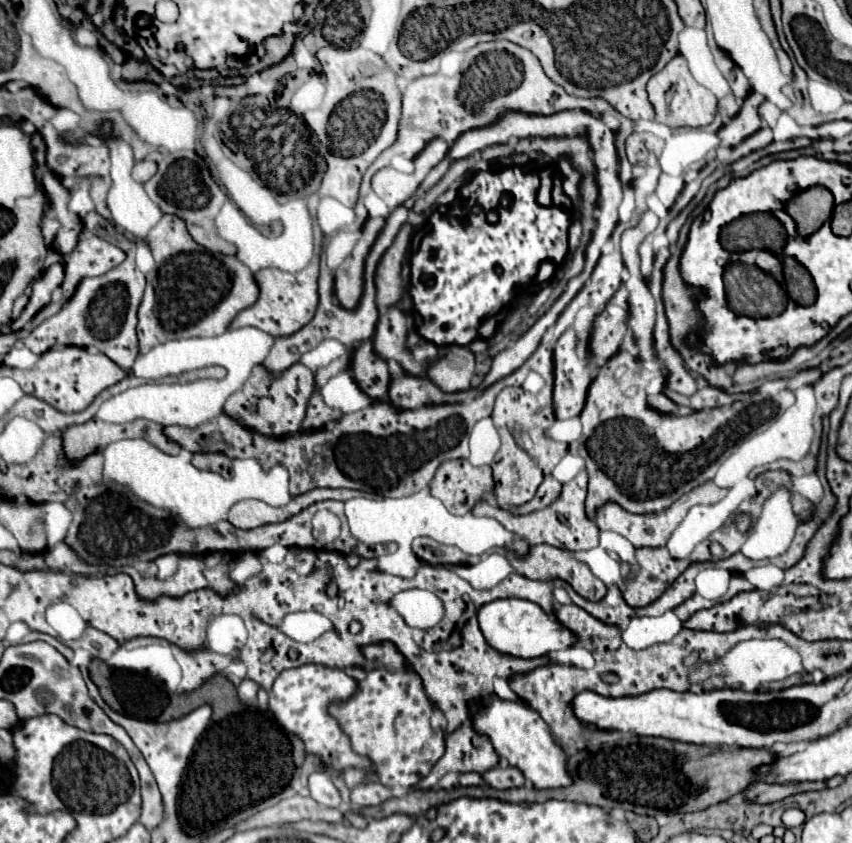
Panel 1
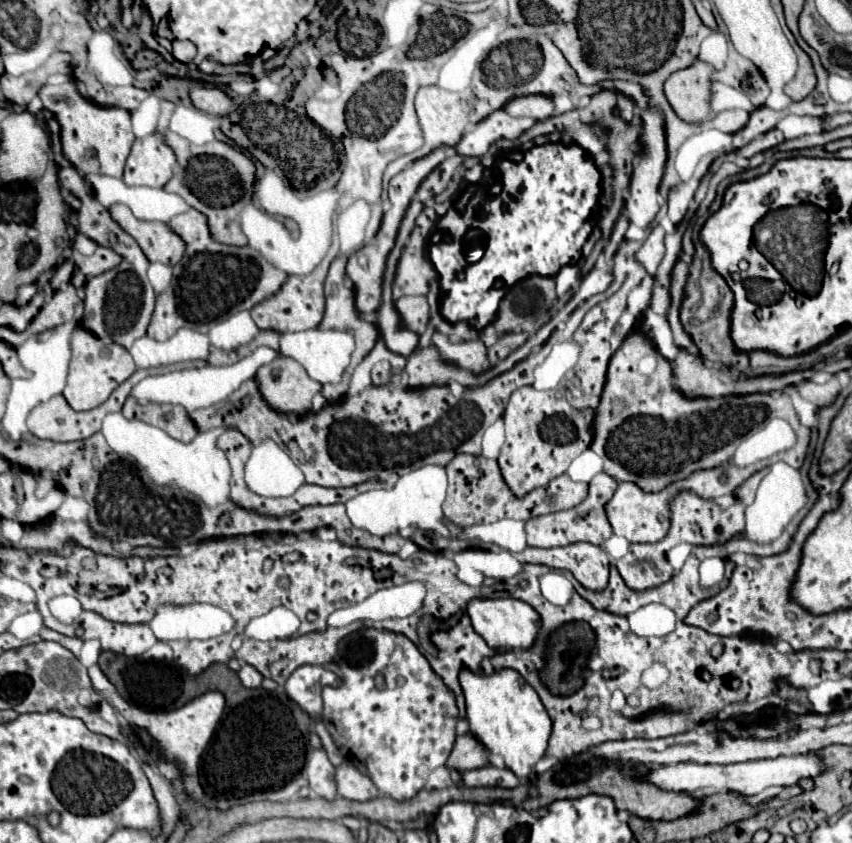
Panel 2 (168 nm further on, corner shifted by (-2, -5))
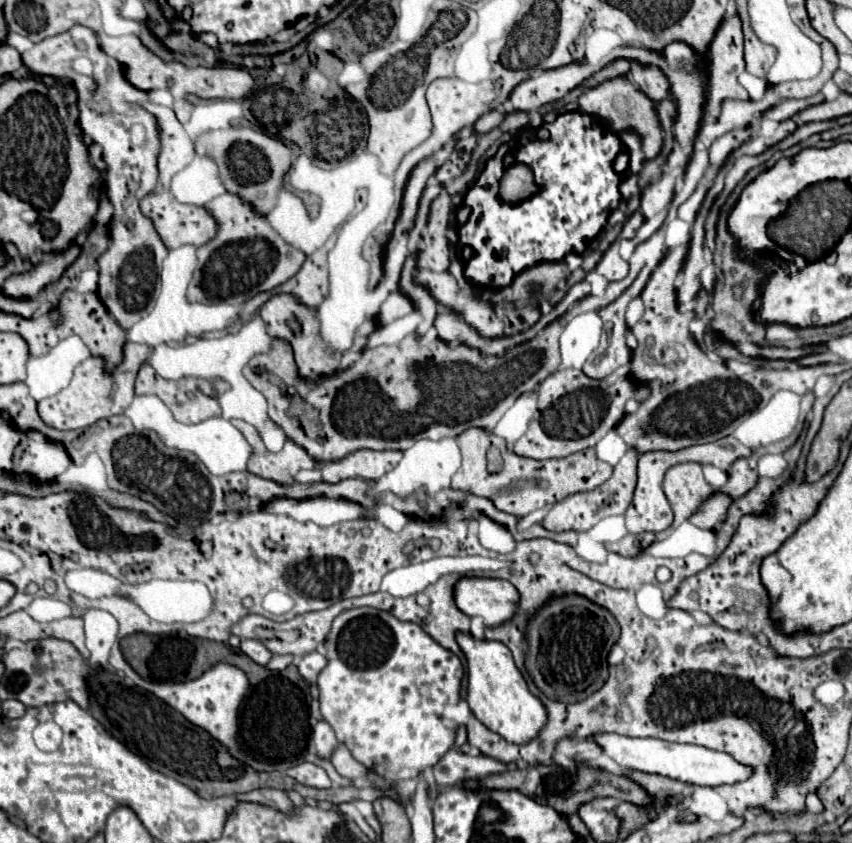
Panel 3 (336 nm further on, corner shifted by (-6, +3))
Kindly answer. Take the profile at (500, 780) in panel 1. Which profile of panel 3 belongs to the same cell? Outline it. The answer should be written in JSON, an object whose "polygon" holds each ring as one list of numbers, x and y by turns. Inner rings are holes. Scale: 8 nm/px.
{"polygon":[[449,750,435,766,435,780,439,786,455,786,467,778,485,778,491,774,505,772,507,764,491,758,491,756,469,756,463,752]]}

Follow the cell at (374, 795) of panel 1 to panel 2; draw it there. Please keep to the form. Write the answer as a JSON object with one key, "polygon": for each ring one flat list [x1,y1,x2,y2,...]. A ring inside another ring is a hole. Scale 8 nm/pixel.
{"polygon":[[345,760,339,768,337,768,337,790,339,796,349,798,349,800,373,800,375,796,379,796,379,790,375,788,375,784,363,776,349,760]]}

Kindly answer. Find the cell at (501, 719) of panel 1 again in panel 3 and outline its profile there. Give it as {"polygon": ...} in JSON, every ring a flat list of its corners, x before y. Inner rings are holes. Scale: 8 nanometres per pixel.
{"polygon":[[461,632,457,634,457,644,467,658,467,702,473,716,511,744,529,744,539,736,543,724,547,724,547,710,543,702,531,694,523,674,513,662,511,650,501,642,475,640]]}

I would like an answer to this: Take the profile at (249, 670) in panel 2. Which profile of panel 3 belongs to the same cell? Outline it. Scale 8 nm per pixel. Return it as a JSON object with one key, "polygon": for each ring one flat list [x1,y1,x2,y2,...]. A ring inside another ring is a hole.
{"polygon":[[241,640,241,652,247,654,259,666,267,666,267,662,271,660,271,652,259,640]]}

